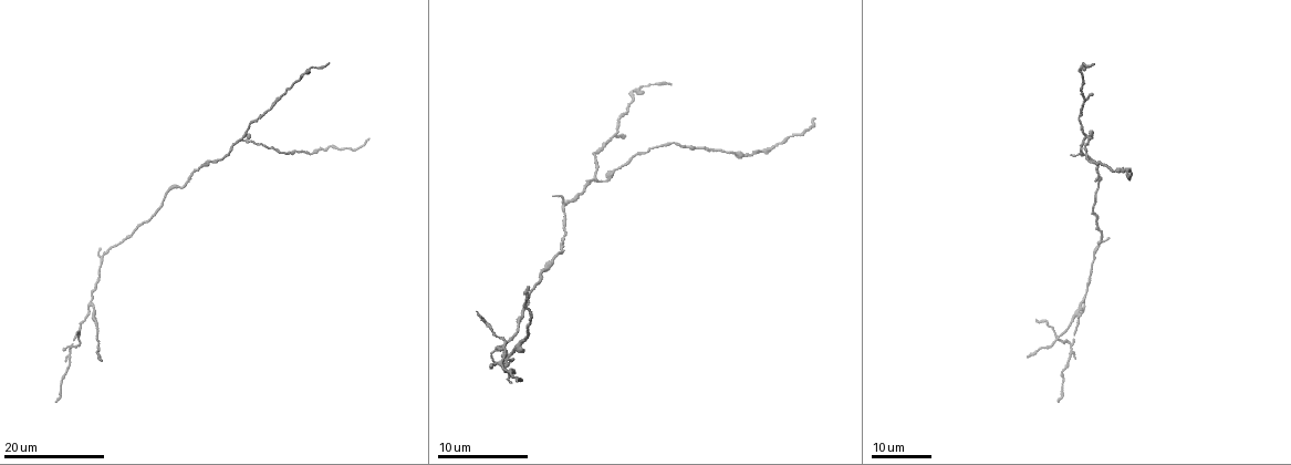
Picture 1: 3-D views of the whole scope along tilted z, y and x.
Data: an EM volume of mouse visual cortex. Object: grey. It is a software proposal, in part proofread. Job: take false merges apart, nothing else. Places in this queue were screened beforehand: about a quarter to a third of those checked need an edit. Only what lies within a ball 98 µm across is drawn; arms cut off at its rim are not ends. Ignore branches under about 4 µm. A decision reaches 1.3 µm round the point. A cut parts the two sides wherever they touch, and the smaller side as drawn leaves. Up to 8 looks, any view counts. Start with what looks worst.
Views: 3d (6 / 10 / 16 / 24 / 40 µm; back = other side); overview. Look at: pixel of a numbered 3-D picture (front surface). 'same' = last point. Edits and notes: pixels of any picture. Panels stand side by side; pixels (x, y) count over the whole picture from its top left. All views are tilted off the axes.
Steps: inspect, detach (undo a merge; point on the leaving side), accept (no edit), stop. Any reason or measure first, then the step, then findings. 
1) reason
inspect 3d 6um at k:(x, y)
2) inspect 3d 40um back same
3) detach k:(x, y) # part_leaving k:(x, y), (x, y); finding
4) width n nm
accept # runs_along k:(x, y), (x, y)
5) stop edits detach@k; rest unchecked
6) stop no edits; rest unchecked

four arms meet
inspect 3d 16um at 1:(1069, 343)

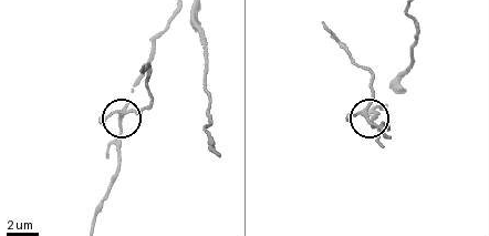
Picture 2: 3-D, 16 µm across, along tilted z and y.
zoom in
inspect 3d 10um at 2:(371, 119)

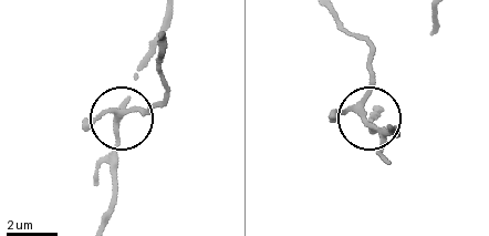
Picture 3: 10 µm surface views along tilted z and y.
side_arm 9 um
detach 3:(96, 171) # part_leaving 3:(114, 144), (120, 119), (151, 109), (164, 94), (162, 45); two neurons meet here

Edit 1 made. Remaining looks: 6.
three arms meet
inspect 3d 24um at 1:(239, 140)

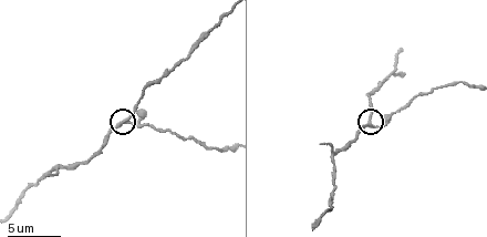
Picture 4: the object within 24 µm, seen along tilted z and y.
inspect 3d 6um at 4:(119, 123)

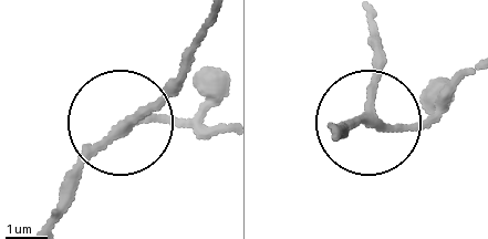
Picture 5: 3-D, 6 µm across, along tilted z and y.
width 180 nm
accept # runs_along 5:(333, 133), (364, 117), (374, 41); one neuron here

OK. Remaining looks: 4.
two arms in line, one across
inspect 3d 24um at 1:(1082, 299)

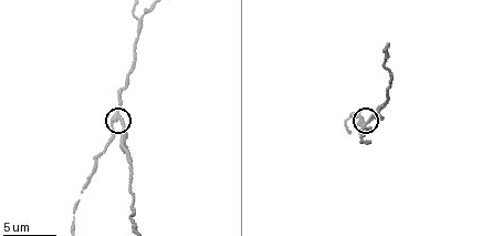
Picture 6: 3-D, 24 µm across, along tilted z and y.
inspect 3d 6um at 6:(366, 121)

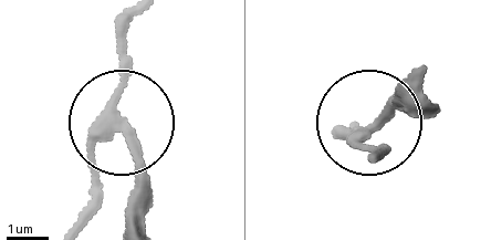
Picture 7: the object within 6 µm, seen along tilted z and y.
inspect 3d 6um back at 7:(111, 131)

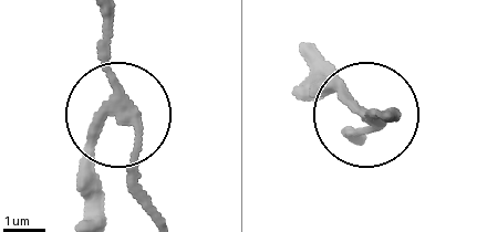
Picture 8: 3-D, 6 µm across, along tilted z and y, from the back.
arms 3
detach 8:(93, 169) # two neurons meet here

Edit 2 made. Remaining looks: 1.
thick turns thin
inspect 3d 10um at 6:(138, 37)

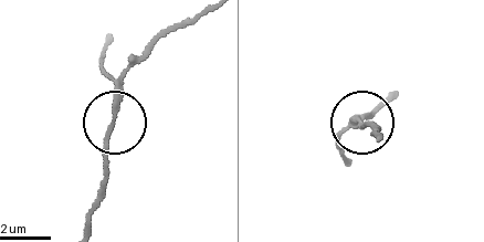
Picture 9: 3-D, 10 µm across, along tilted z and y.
width 180 nm
accept # runs_along 9:(189, 19), (170, 29), (124, 81), (108, 140), (105, 196); all the same neuron

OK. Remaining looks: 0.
stop edits detach@3, detach@8; rest unchecked

